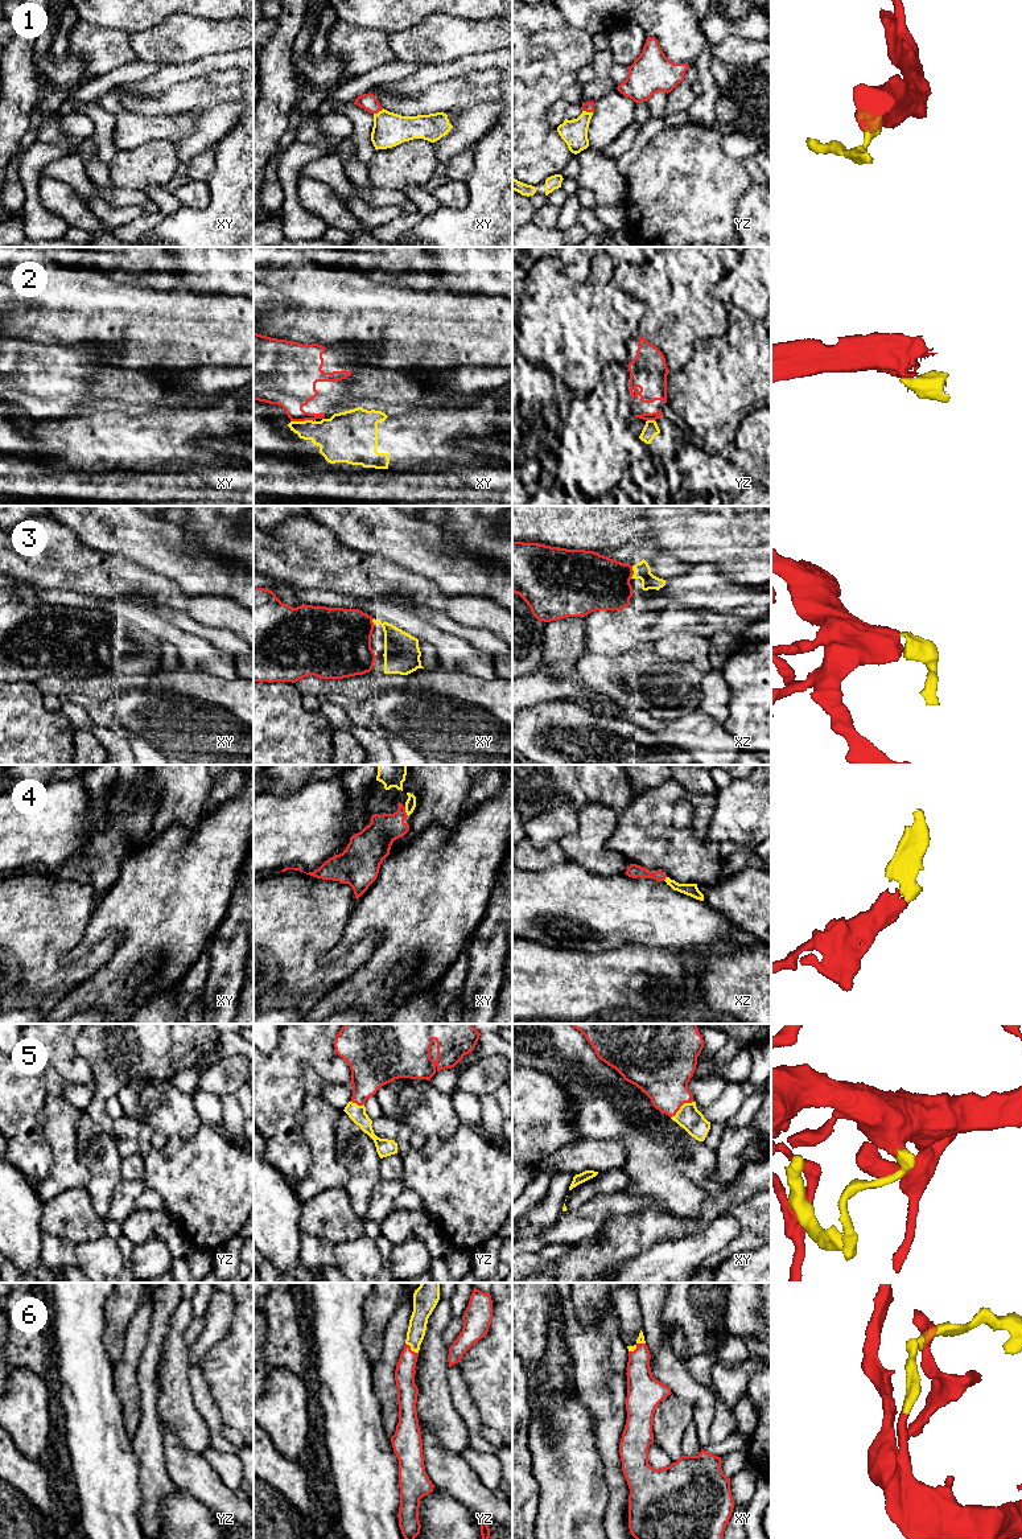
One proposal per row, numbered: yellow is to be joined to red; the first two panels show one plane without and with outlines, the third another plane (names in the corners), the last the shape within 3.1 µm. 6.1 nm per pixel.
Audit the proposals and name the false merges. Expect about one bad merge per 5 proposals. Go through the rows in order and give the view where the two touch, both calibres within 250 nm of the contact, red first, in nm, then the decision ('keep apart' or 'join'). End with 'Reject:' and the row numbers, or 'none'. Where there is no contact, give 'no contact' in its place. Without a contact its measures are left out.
1: yz | 60/160 nm | join
2: xy | 300/260 nm | keep apart
3: xz | 340/100 nm | join
4: xy | 200/60 nm | join
5: xy | 360/150 nm | join
6: yz | 130/110 nm | join
Reject: 2

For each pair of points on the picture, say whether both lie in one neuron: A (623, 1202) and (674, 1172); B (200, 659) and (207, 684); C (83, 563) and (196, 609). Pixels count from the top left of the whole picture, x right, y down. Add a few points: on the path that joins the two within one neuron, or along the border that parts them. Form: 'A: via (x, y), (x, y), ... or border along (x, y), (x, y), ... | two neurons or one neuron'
A: border along (626, 1190), (652, 1197), (664, 1208) | two neurons
B: border along (180, 665), (227, 679), (234, 678) | two neurons
C: via (111, 567), (123, 579), (168, 596) | one neuron

